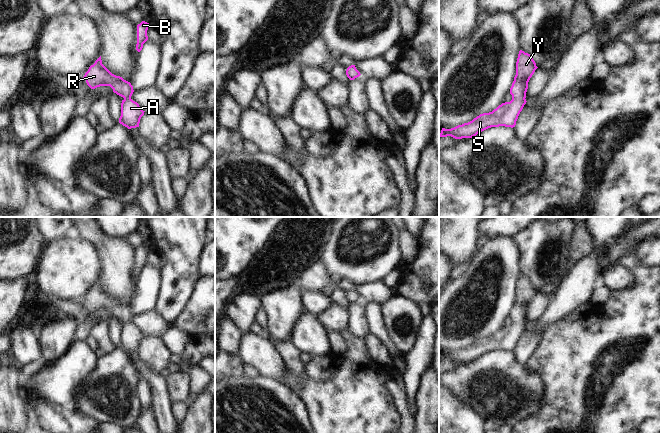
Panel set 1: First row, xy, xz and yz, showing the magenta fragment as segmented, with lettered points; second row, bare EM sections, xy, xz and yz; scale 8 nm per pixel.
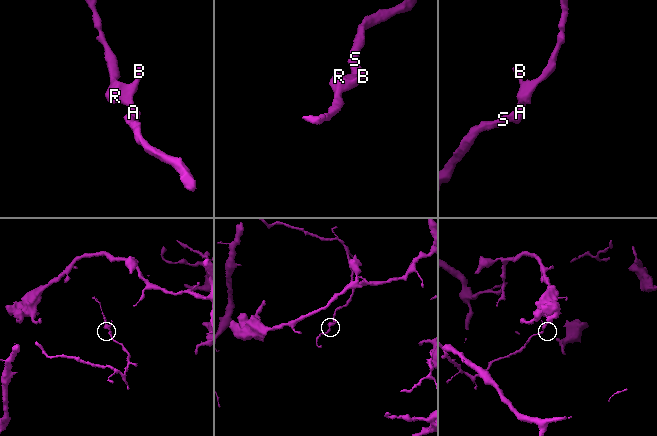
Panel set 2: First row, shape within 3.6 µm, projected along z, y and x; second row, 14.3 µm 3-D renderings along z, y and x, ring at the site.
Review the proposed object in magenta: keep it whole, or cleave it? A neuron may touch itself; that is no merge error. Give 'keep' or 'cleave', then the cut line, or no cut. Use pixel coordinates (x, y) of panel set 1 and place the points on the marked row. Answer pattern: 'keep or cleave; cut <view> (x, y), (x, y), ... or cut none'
keep; cut none

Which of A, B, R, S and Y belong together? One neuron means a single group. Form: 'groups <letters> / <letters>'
groups A B R S Y

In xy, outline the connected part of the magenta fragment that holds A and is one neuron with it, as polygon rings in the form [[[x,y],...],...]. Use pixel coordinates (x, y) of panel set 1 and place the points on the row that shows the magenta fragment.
[[[101,56],[91,65],[83,79],[91,89],[100,86],[110,86],[113,92],[123,97],[119,123],[128,129],[139,127],[144,112],[139,104],[131,99],[134,92],[130,82],[112,74],[103,64]]]

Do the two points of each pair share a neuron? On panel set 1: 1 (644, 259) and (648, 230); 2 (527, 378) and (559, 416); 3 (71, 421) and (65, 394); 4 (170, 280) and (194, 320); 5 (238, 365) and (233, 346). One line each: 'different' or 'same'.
1: different
2: different
3: different
4: different
5: different

